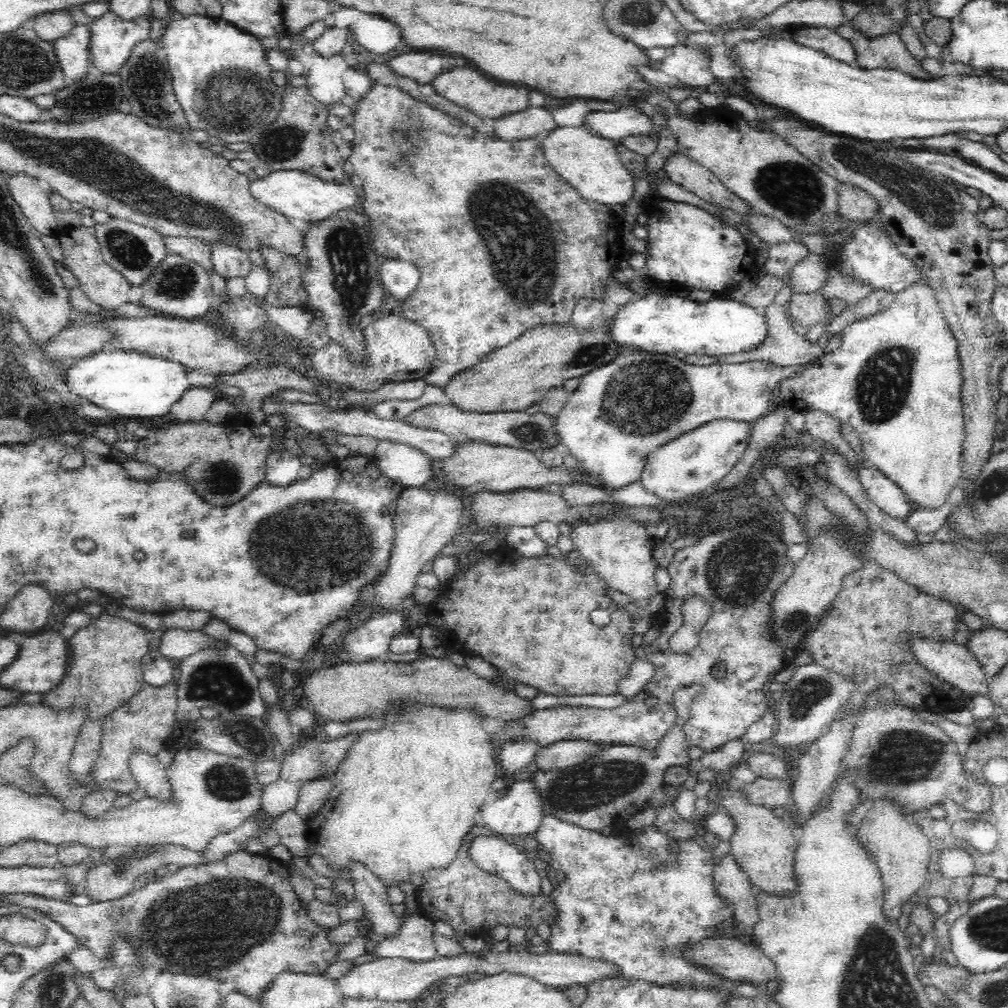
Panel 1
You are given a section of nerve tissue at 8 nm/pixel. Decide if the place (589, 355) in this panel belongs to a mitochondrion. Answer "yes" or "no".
yes

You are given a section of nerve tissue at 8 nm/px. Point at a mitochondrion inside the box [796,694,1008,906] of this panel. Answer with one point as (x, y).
(903, 757)

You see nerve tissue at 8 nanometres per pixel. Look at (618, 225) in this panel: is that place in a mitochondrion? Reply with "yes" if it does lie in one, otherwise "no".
no

